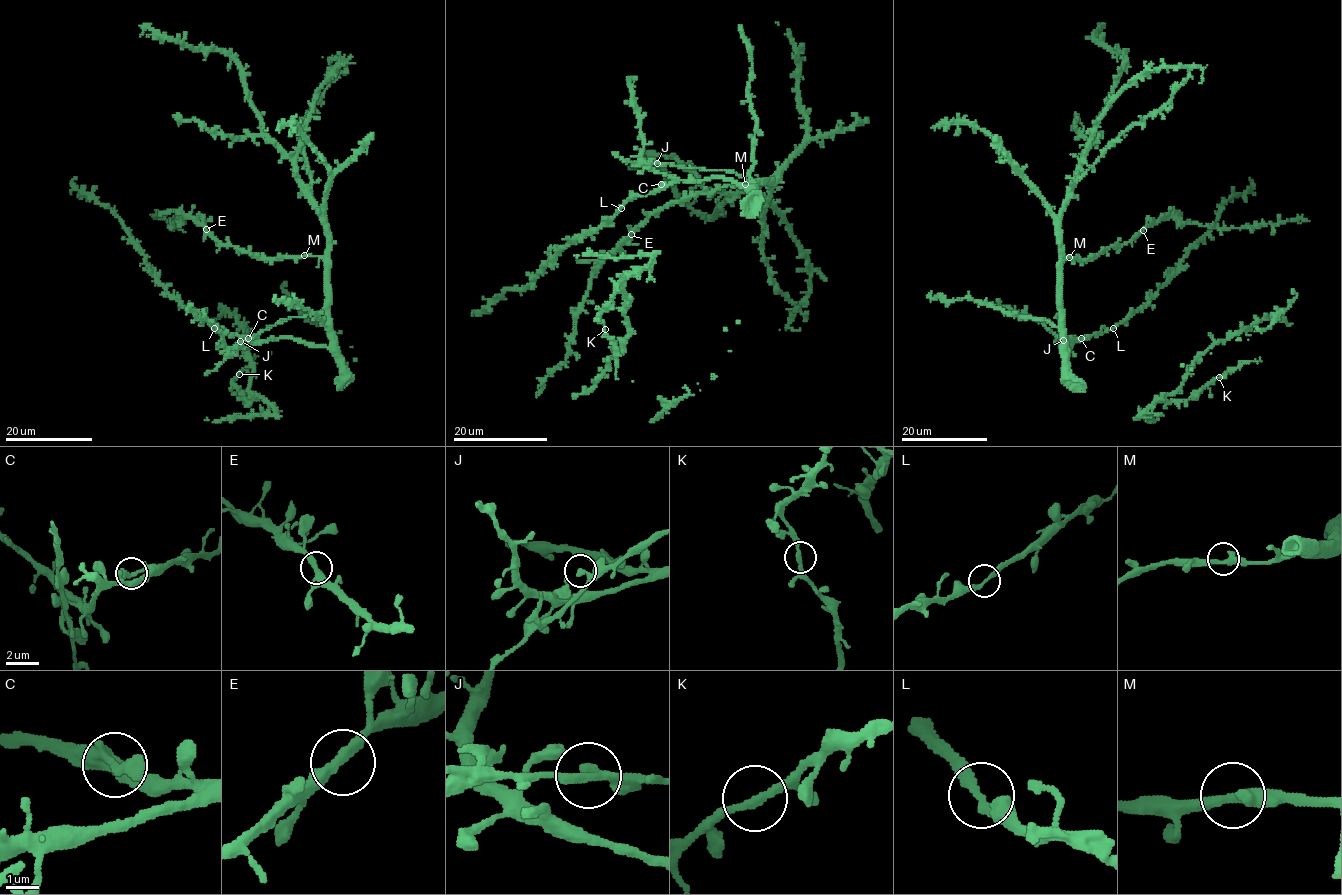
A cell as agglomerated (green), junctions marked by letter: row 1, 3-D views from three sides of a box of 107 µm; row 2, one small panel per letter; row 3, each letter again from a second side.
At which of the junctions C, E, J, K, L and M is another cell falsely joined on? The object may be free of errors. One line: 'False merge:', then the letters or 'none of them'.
False merge: none of them

